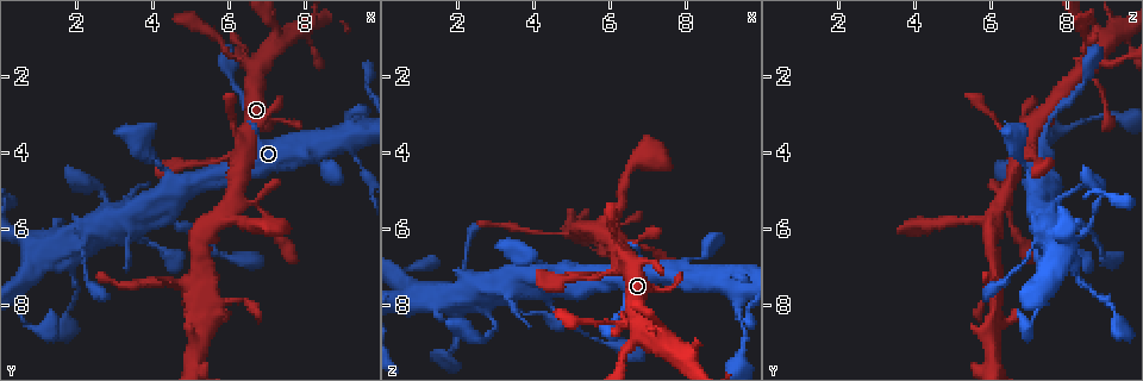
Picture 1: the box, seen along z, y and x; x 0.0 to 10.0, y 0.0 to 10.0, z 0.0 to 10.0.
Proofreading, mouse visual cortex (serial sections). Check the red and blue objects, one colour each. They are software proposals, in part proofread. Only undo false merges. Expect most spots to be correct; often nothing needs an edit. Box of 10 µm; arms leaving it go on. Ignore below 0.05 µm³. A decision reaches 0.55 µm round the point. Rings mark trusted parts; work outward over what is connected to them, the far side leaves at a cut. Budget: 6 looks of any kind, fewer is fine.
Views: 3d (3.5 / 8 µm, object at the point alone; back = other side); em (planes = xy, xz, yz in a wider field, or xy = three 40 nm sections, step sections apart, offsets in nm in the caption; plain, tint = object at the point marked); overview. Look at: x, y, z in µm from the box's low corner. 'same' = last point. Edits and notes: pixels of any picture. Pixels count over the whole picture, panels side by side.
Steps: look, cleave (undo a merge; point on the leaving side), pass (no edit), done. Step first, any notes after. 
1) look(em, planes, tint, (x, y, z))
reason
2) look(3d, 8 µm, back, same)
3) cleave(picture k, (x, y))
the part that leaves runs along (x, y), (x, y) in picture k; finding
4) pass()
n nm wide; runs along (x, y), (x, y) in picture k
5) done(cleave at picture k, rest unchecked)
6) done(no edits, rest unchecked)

look(3d, 3.5 µm, (6.90, 5.65, 6.55))

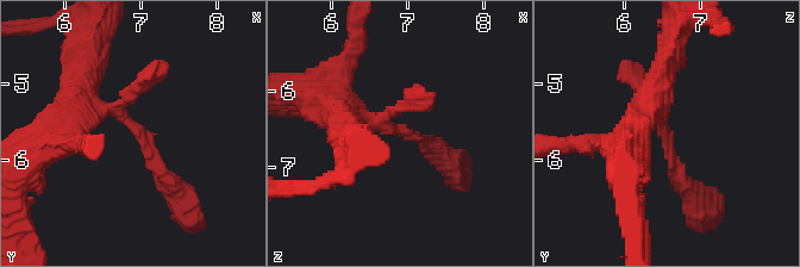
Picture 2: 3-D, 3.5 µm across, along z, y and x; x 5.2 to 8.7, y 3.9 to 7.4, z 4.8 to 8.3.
look(em, xy, step 1, tint, (6.90, 5.60, 6.50))

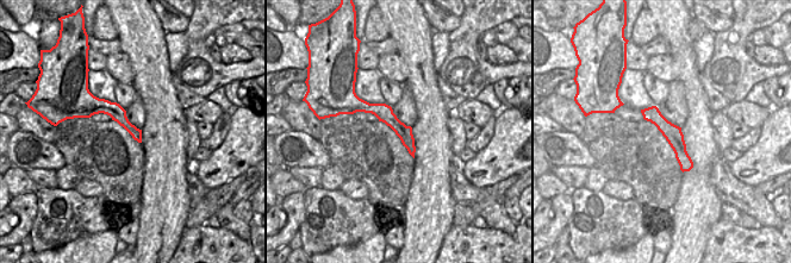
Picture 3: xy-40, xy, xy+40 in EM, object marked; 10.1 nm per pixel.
pass()
runs along (355, 106), (381, 111), (412, 149) in picture 3; continuous, no second cell

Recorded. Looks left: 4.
look(3d, 3.5 µm, (5.40, 7.10, 6.15))
sharp bend

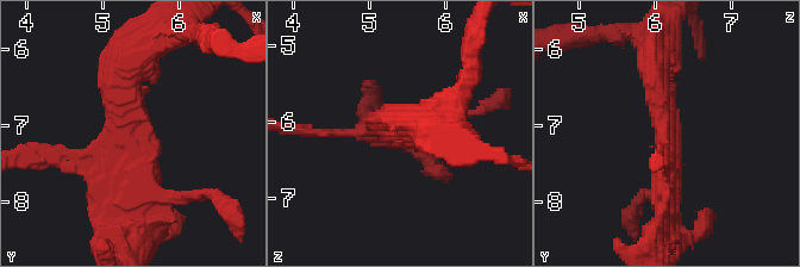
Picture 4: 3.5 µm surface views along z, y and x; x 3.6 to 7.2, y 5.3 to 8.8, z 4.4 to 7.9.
look(em, xy, step 5, tint, (5.35, 7.10, 6.20))
3 arms; arms of 150, 400, 400 nm

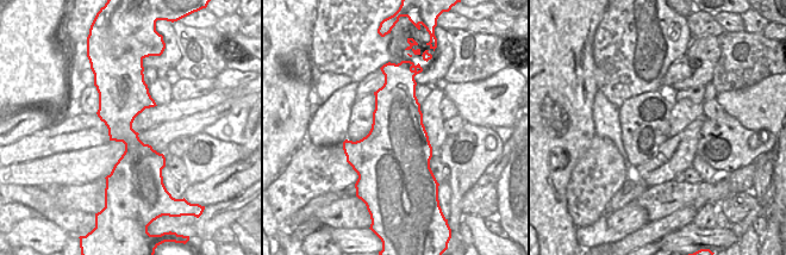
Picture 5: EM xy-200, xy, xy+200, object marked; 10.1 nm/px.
pass()
runs along (654, 51), (668, 124), (666, 216) in picture 4; continuous, no second cell

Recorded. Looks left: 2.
look(3d, 3.5 µm, (0.85, 8.60, 7.10))

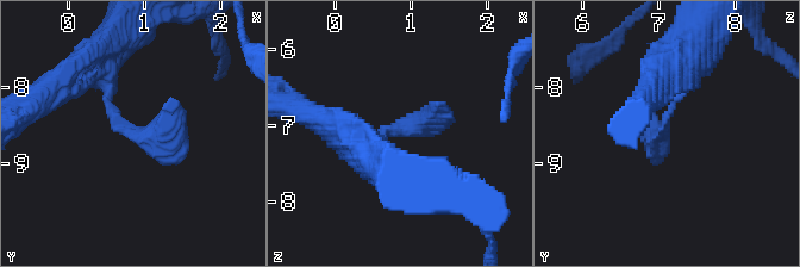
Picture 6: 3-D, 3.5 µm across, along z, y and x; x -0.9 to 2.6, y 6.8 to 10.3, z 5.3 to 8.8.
look(em, xy, step 3, tint, (0.85, 8.65, 7.05))
need the tissue

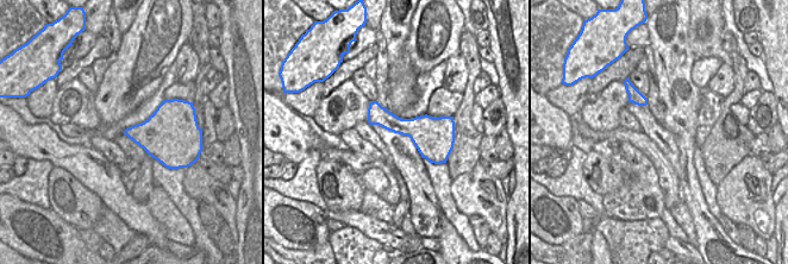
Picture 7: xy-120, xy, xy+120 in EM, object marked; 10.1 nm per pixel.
pass()
runs along (369, 154), (439, 103) in picture 6; continuous, no second cell

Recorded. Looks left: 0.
done(no edits, rest unchecked)

